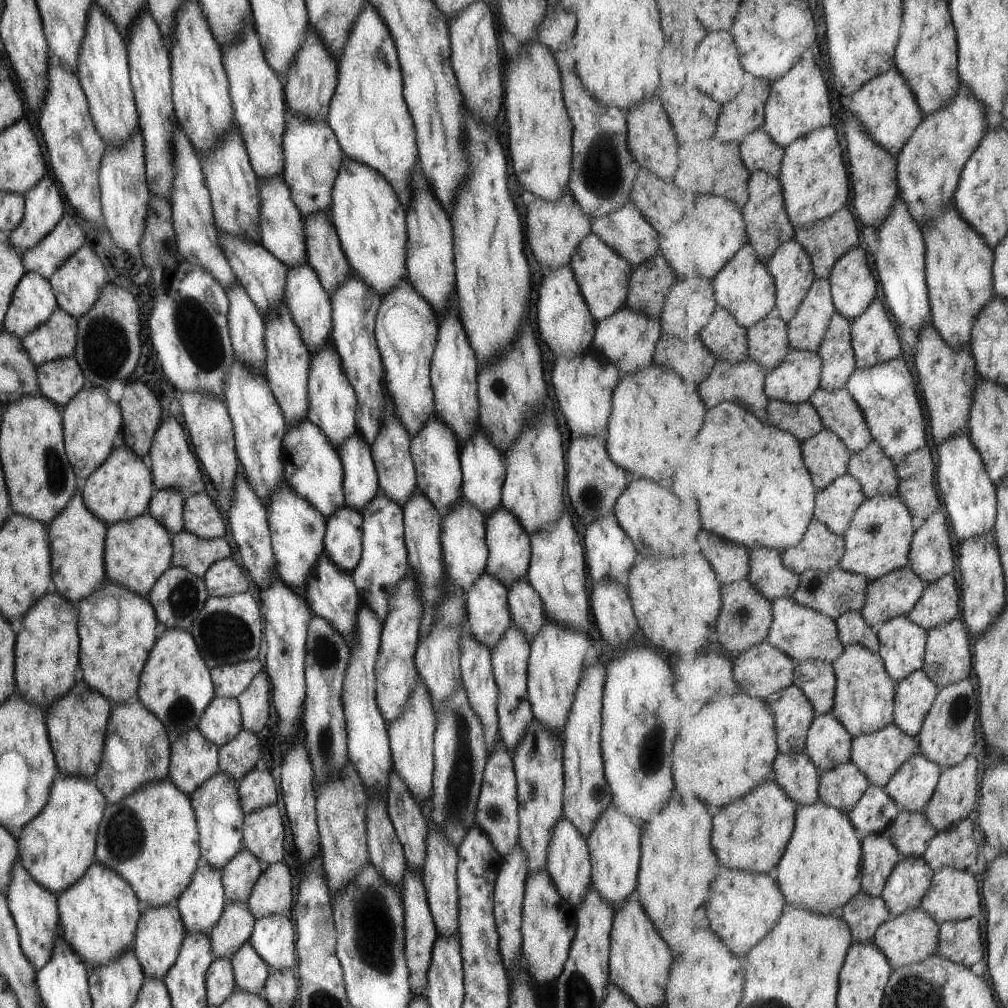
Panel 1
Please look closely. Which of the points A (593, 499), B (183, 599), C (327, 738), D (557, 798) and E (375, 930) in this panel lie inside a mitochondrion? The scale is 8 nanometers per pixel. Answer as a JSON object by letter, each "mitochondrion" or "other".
{"A":"mitochondrion","B":"mitochondrion","C":"mitochondrion","D":"other","E":"mitochondrion"}

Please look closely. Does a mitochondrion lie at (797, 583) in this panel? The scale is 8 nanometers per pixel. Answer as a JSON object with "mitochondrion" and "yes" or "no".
{"mitochondrion":"no"}

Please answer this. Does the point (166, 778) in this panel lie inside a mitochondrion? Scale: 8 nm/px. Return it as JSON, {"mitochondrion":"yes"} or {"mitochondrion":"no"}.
{"mitochondrion":"no"}

